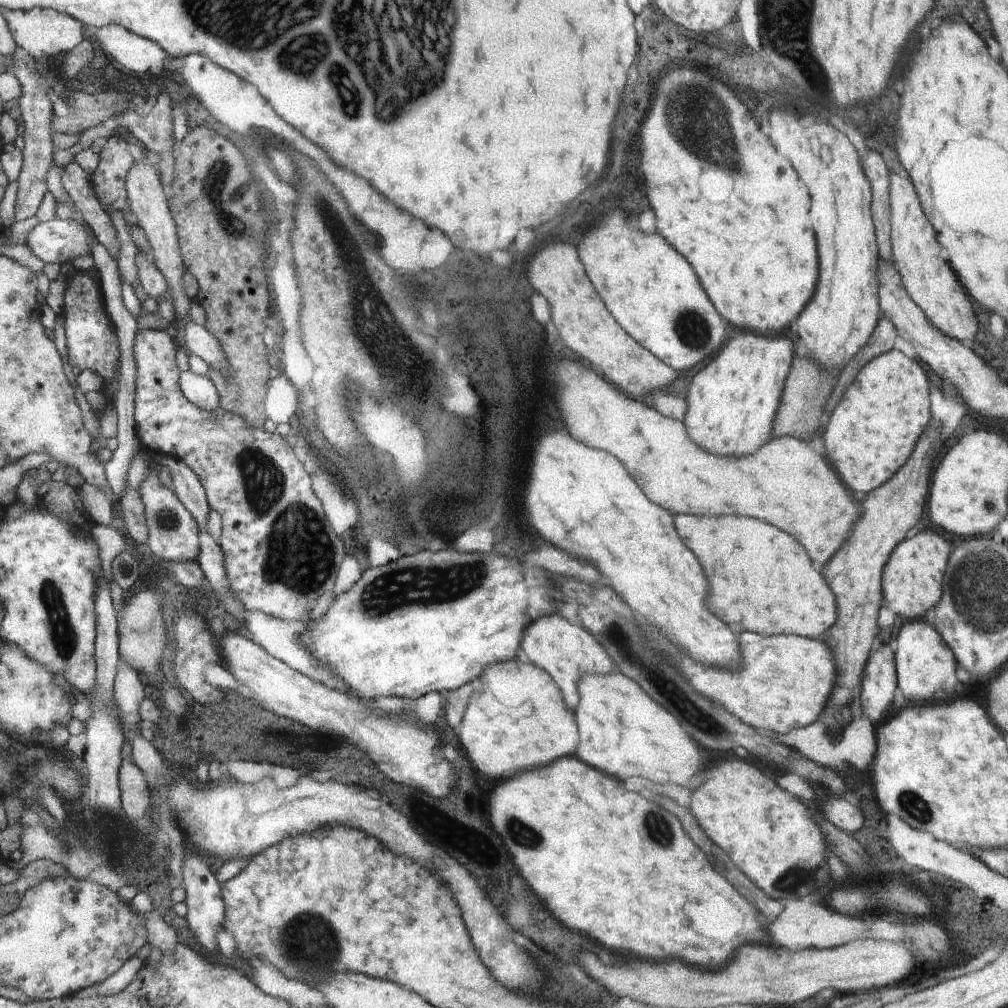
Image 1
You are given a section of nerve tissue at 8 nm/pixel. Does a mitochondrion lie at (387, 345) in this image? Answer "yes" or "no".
yes

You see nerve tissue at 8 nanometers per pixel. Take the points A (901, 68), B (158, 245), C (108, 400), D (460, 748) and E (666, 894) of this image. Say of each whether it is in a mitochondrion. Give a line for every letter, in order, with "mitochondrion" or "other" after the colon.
A: other
B: other
C: other
D: other
E: other

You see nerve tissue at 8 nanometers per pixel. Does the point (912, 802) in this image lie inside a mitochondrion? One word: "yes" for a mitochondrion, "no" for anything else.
yes

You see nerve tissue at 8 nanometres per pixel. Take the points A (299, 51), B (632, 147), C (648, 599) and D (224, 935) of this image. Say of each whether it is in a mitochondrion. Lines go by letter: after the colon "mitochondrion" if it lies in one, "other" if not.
A: mitochondrion
B: other
C: other
D: other

